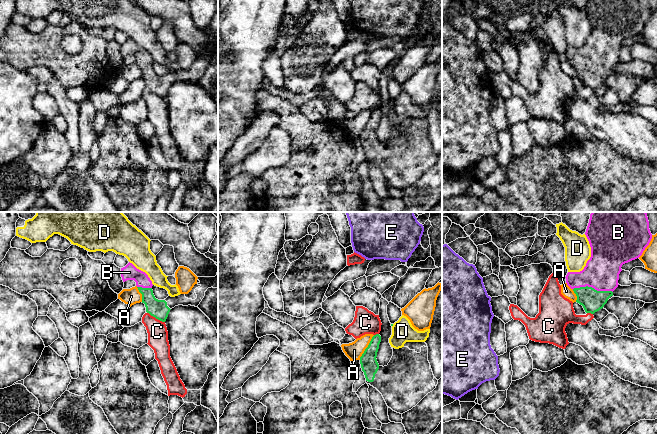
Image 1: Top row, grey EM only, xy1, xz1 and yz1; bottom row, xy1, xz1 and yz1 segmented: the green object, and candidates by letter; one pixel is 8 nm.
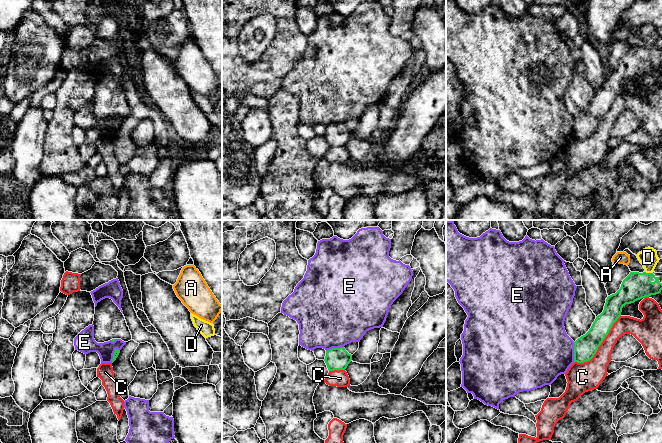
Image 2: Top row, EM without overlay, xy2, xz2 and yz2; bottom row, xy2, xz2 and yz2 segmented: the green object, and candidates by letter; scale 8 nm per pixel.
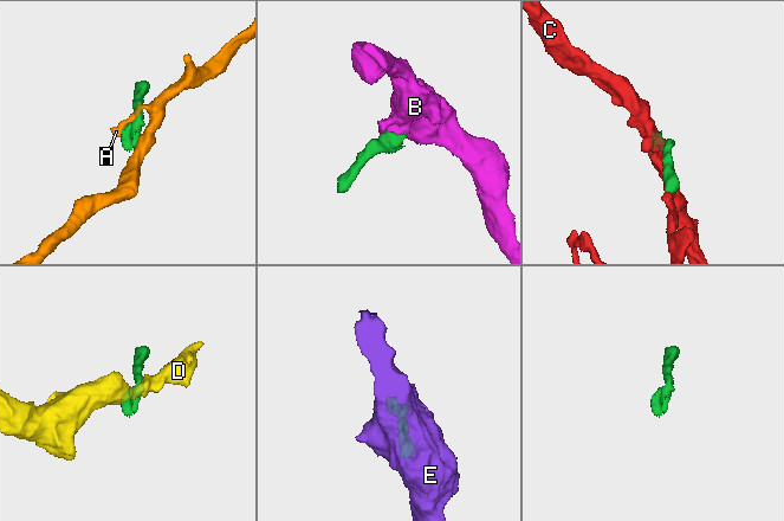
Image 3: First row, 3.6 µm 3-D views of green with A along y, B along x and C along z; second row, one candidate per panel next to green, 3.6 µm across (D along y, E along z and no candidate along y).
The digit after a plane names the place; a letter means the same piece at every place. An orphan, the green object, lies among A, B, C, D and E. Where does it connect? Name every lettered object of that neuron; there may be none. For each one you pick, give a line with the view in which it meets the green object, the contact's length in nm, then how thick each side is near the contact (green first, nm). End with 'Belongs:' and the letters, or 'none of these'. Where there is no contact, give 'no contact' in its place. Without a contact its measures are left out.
B: meets green in yz1; contact 320 nm long; 180 nm thick on the green side, 280 nm on the other
Belongs: B

